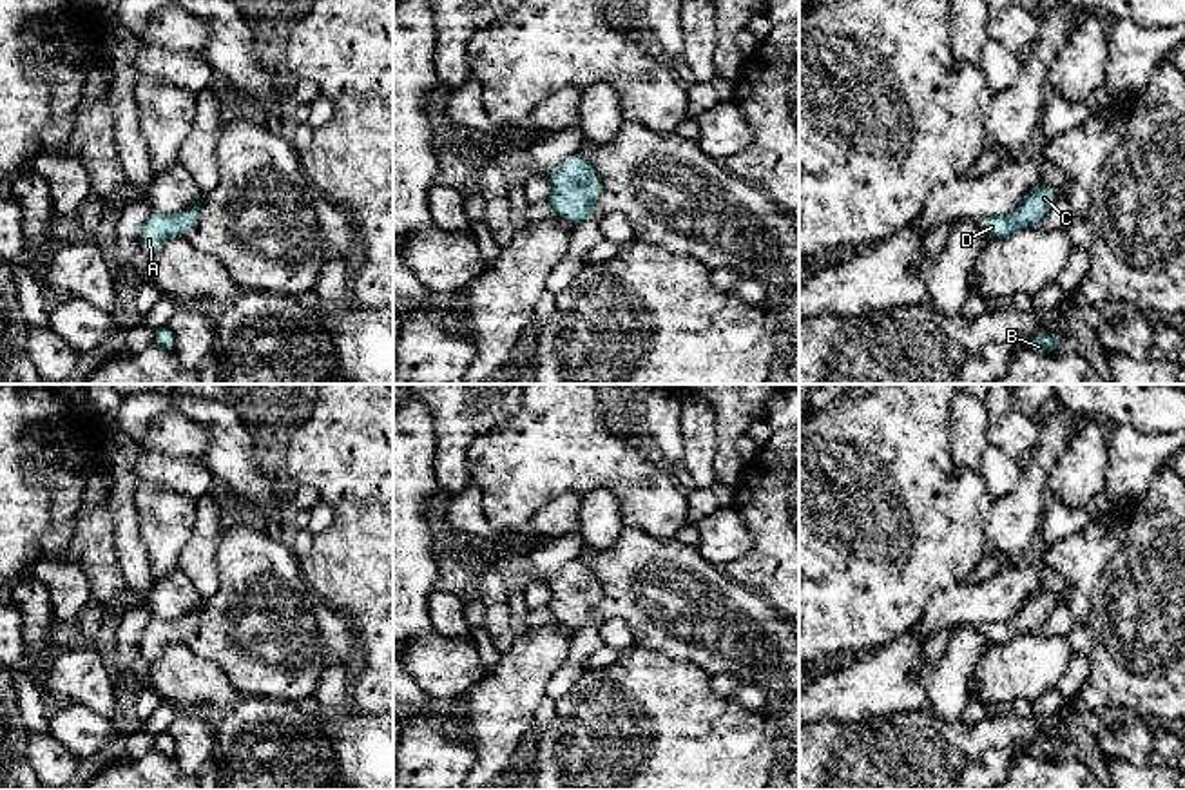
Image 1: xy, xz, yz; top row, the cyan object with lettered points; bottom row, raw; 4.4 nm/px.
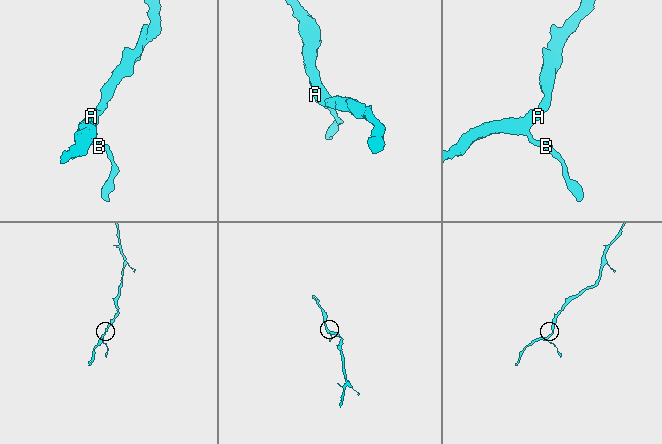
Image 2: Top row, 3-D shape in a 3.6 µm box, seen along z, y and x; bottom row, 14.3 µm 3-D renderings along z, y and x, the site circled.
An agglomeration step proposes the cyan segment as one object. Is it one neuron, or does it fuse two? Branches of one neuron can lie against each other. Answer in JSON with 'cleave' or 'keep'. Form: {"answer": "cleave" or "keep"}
{"answer": "keep"}

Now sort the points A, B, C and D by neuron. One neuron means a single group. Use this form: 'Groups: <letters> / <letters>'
Groups: A B C D

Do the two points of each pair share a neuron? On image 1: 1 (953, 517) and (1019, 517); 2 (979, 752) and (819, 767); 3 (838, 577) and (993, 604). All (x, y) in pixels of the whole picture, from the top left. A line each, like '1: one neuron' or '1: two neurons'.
1: two neurons
2: one neuron
3: two neurons

